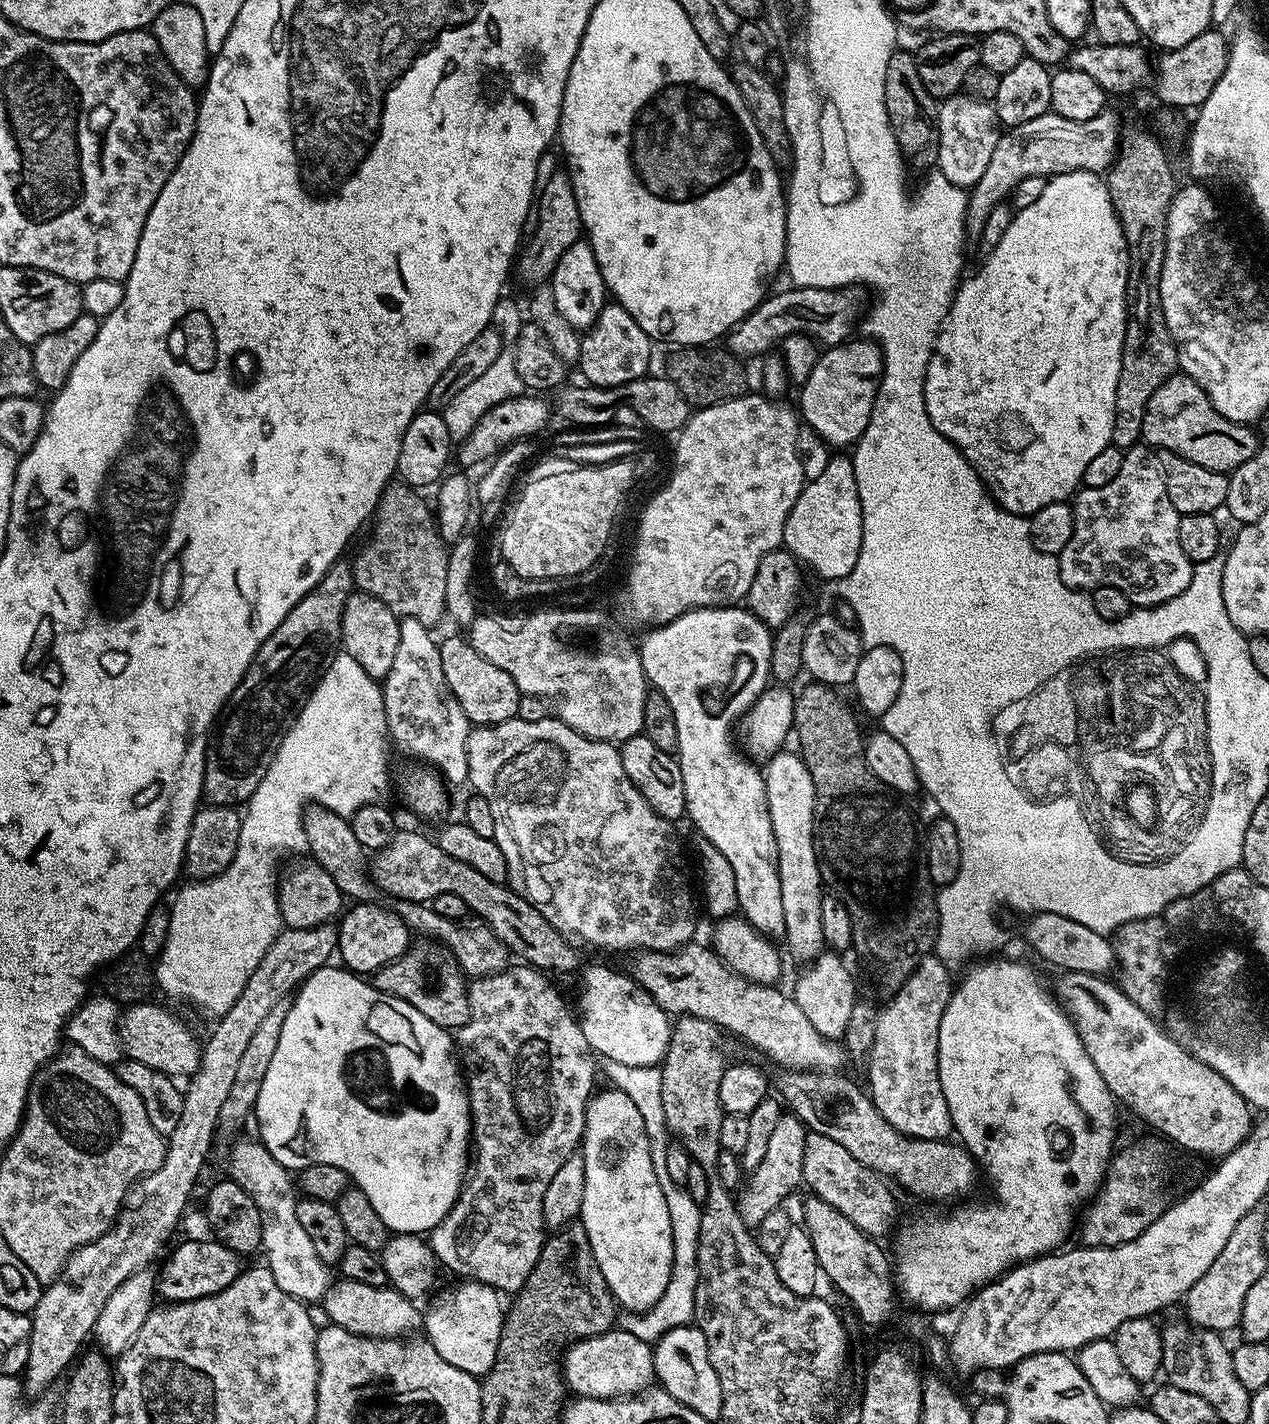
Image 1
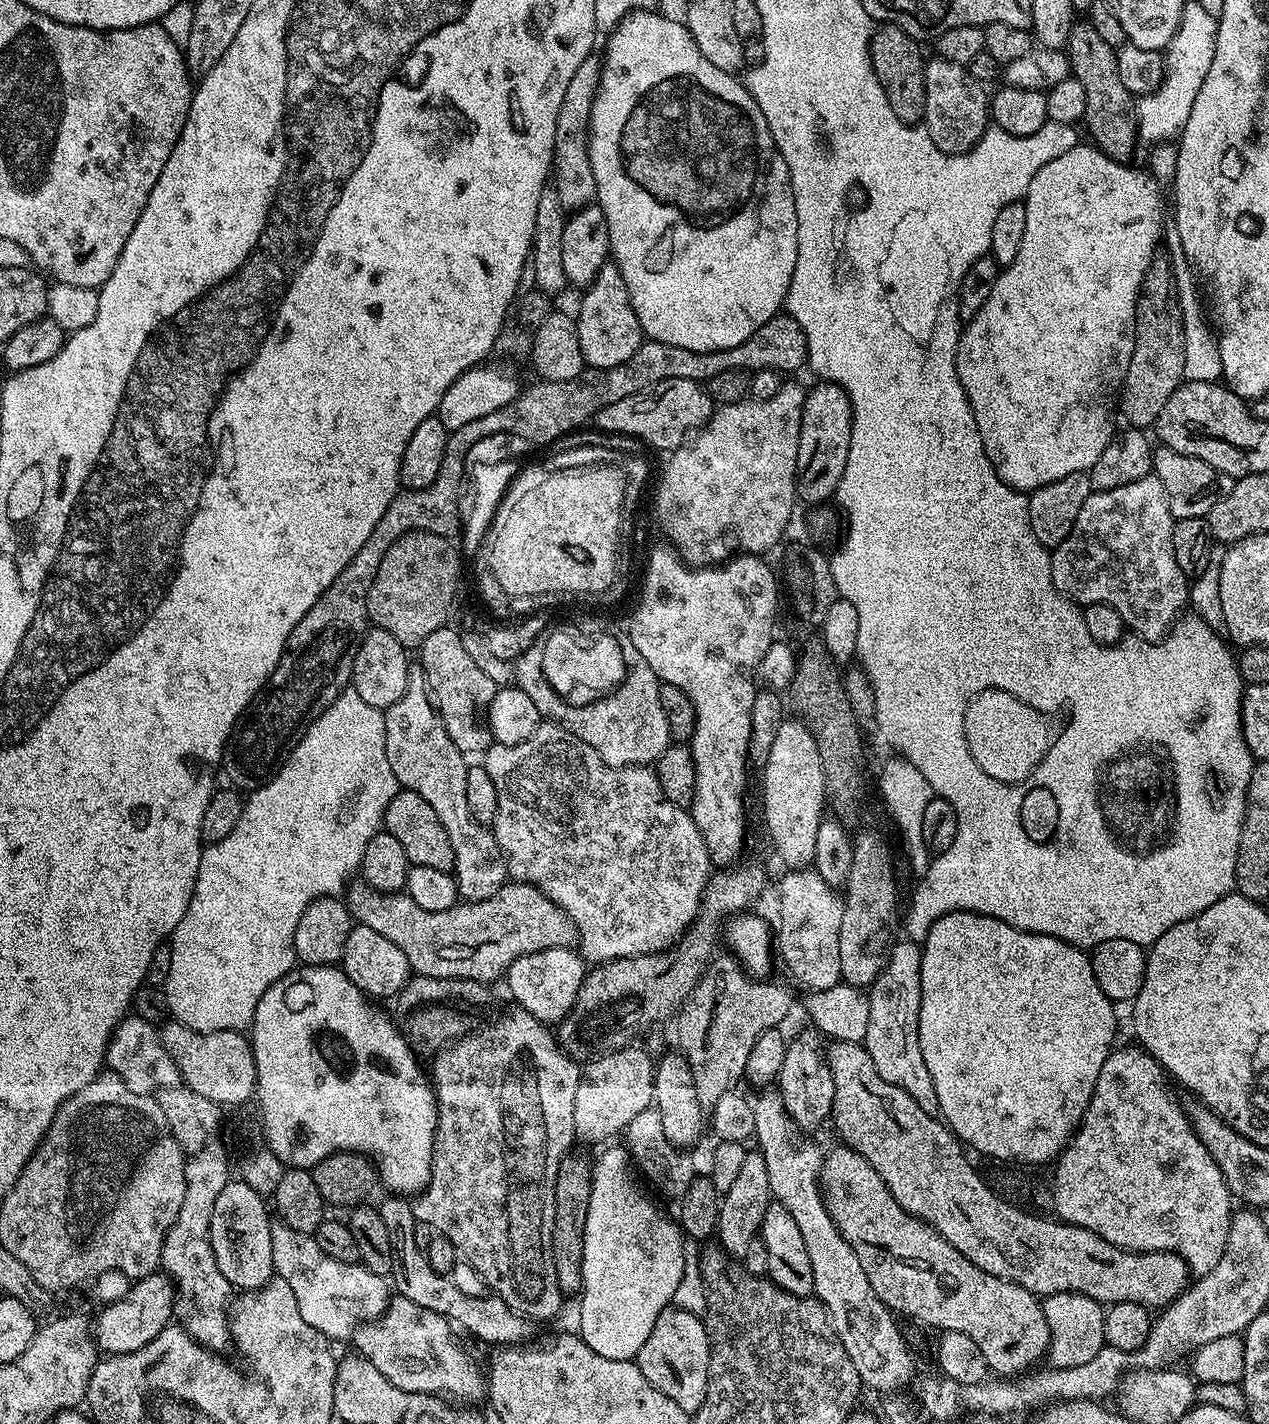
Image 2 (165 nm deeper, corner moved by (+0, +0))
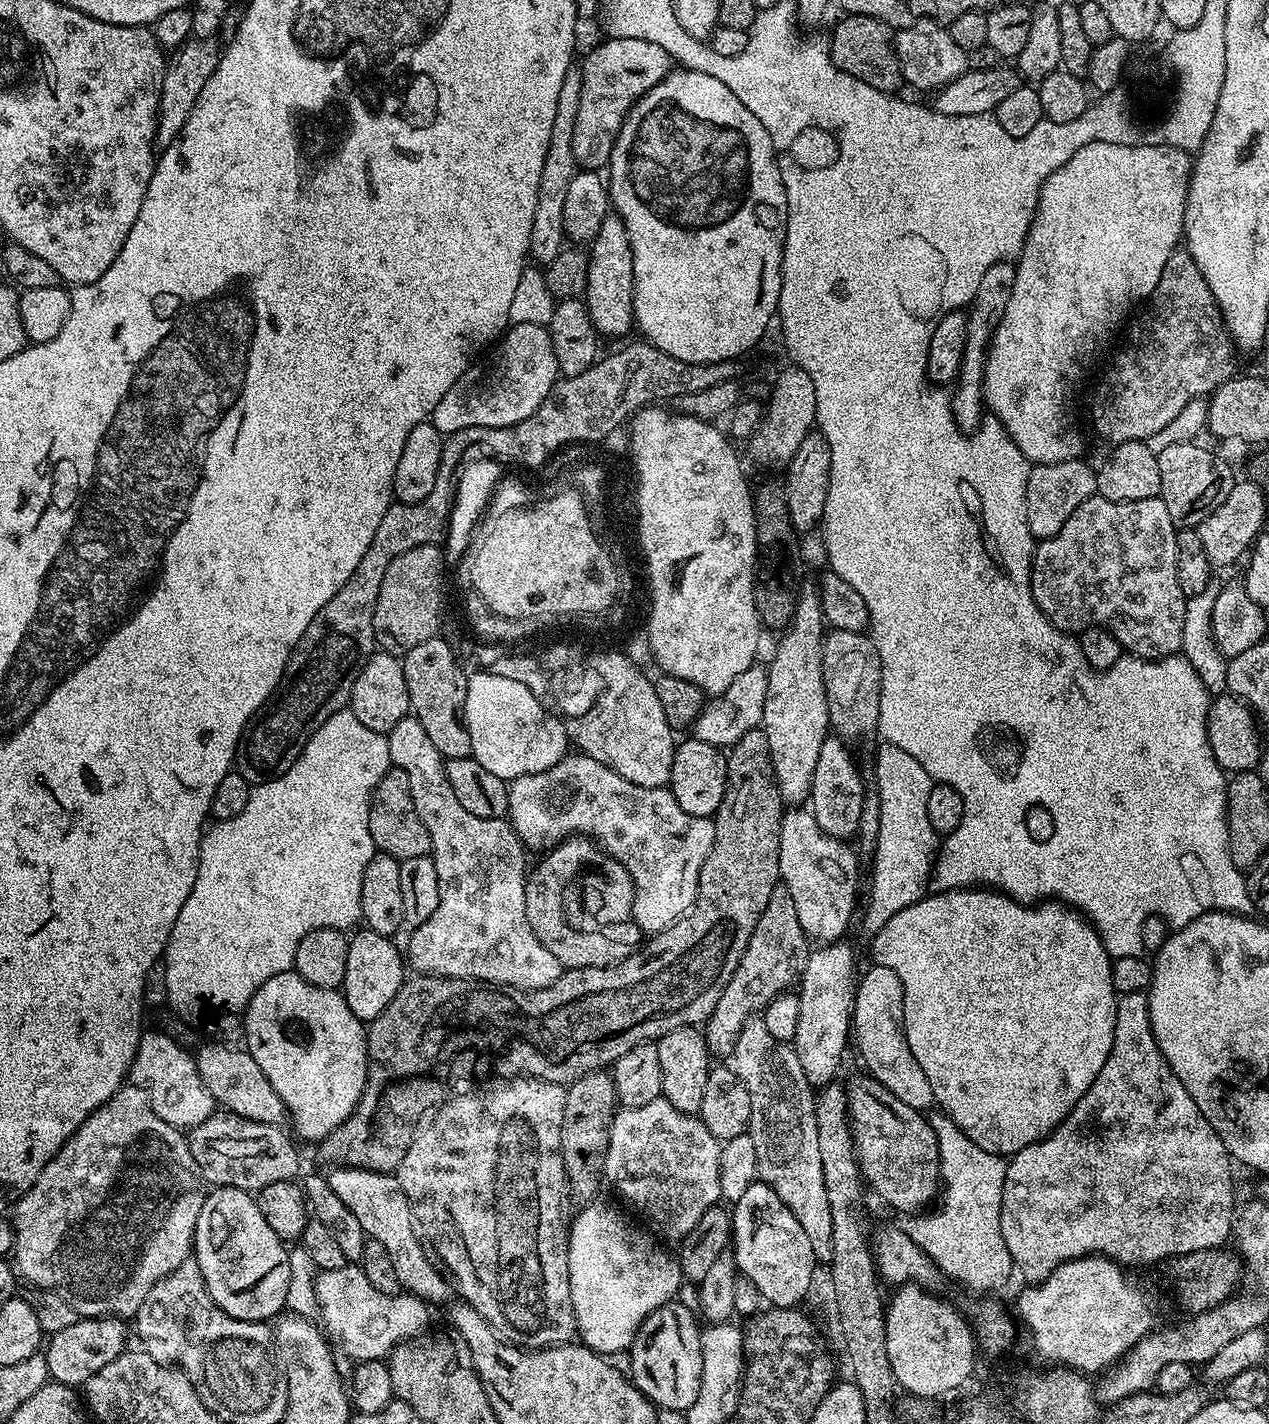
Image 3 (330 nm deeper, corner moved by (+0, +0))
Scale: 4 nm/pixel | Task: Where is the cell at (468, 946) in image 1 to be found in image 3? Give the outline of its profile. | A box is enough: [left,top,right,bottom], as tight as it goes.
[525,837,642,969]

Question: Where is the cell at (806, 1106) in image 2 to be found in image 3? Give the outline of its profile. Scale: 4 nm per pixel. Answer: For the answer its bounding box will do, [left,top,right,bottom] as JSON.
[794,943,858,1086]

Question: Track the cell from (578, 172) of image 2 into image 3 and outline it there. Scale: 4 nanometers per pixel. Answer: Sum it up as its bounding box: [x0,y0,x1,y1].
[574,38,674,170]

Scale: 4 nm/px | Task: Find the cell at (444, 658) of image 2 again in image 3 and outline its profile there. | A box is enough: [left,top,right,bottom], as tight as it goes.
[402,641,471,761]

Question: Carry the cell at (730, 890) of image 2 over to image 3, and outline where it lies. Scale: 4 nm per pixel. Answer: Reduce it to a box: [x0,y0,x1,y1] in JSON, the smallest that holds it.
[316,729,784,1173]

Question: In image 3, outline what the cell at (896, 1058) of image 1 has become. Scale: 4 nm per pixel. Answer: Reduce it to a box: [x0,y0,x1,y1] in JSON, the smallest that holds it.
[850,963,934,1110]

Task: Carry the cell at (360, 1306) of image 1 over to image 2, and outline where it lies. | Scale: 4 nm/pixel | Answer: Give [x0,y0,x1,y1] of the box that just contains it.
[350,1294,486,1406]

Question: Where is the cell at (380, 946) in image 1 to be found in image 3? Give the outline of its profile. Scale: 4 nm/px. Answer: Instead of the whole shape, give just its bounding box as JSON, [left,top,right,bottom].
[342,930,406,1022]

